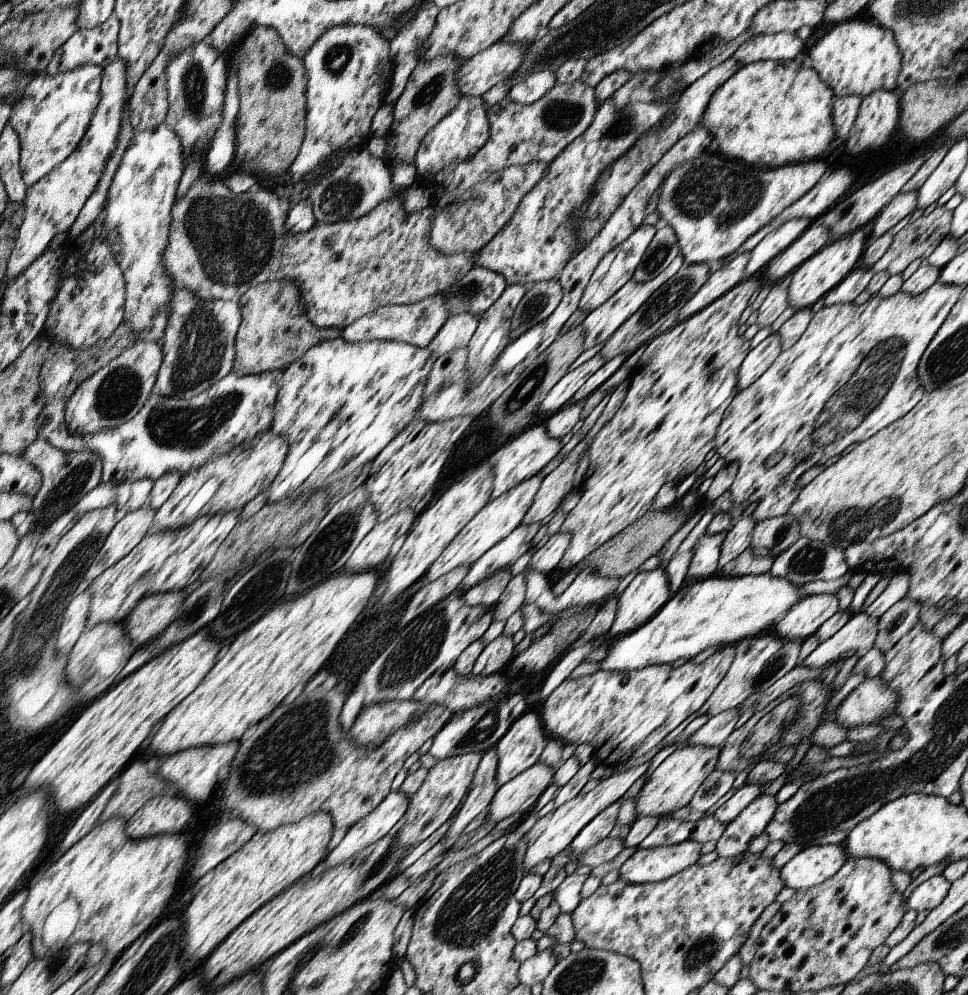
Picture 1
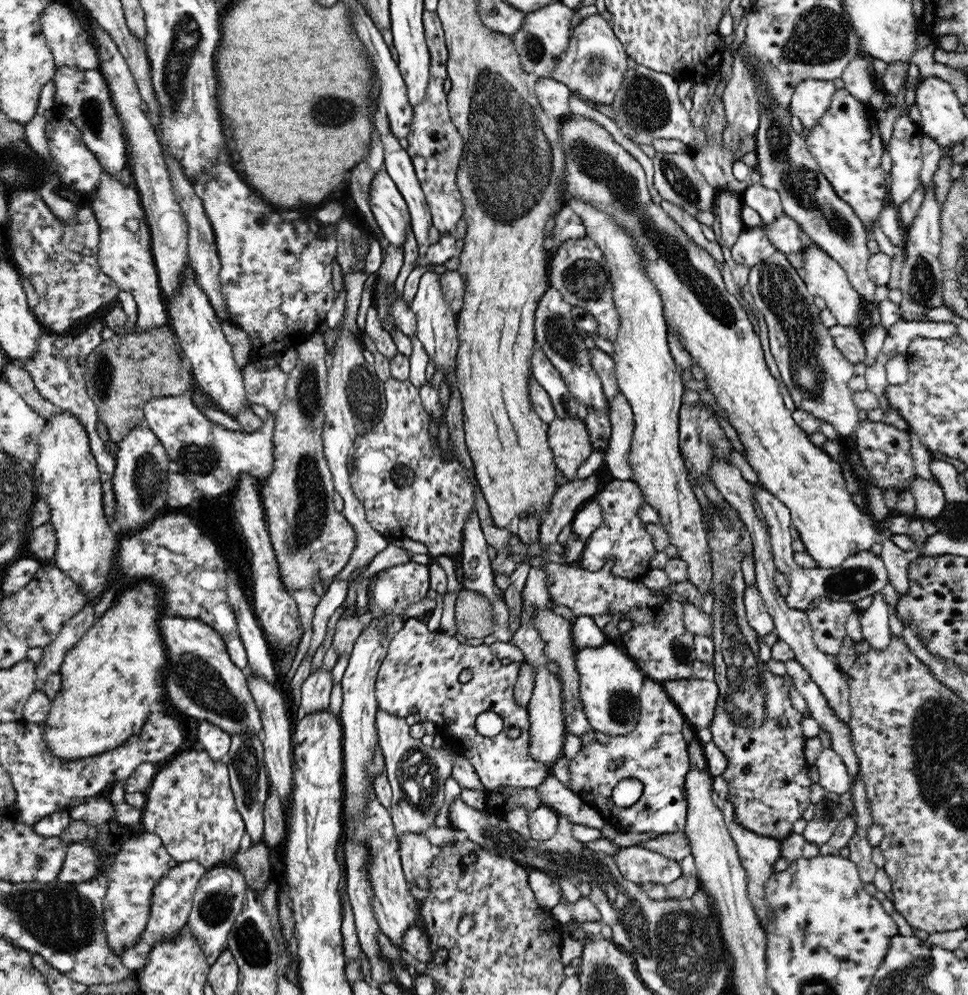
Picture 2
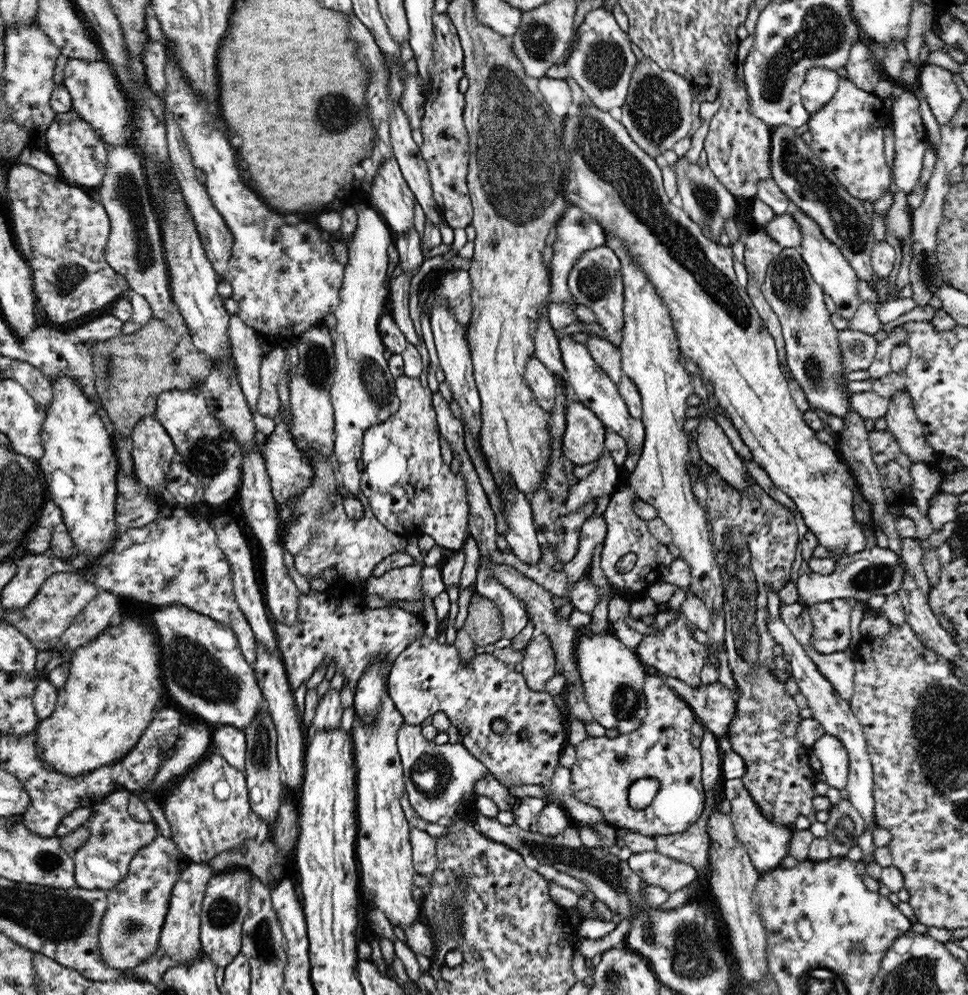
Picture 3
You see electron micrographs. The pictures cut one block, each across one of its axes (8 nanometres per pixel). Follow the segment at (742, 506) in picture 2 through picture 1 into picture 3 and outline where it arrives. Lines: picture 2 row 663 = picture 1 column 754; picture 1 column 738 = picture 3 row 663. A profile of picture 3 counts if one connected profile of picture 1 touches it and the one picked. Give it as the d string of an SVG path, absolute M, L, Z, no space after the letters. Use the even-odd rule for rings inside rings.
M782 602L780 616L782 616L784 624L790 628L790 632L794 634L794 638L806 650L806 656L810 656L810 660L818 666L820 674L836 688L836 692L844 700L850 702L854 696L854 674L856 674L854 652L844 650L842 654L826 654L826 656L820 656L818 652L814 652L814 648L810 646L814 624L808 614L808 608L798 602L796 604Z

